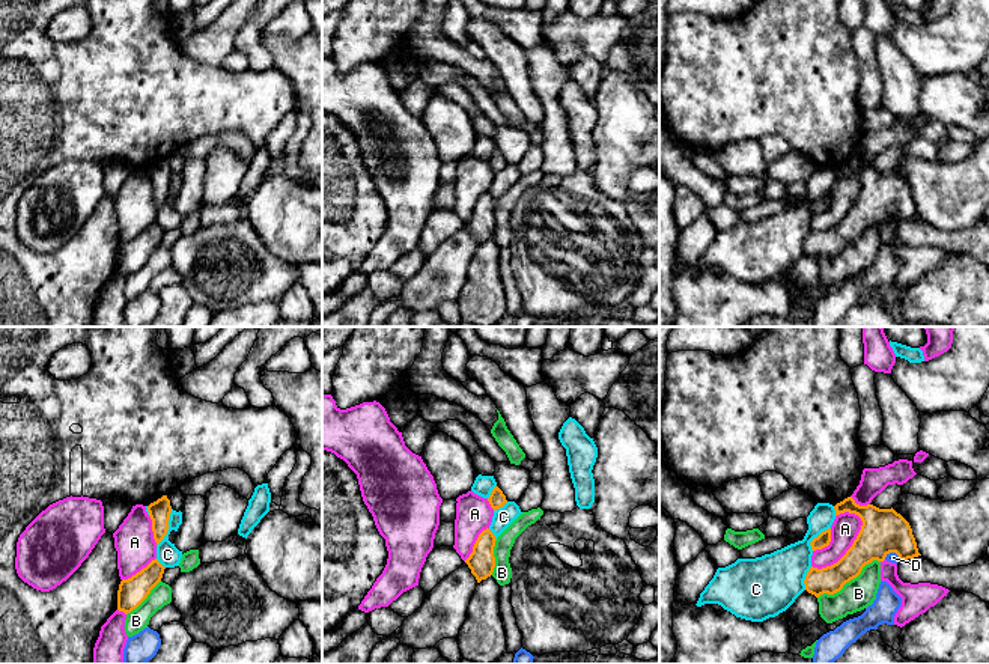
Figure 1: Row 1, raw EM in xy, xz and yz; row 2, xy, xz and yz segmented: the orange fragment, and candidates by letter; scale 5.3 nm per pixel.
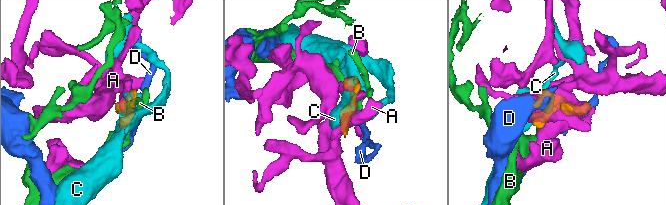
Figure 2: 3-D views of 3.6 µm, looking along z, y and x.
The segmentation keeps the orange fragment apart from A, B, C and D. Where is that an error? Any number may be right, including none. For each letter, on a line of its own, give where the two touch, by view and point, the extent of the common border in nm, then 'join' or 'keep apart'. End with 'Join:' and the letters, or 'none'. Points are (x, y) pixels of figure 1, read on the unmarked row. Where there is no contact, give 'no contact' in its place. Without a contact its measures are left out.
A: yz (848, 213) | 380 nm | keep apart
B: yz (849, 243) | 400 nm | keep apart
C: xy (167, 190) | 220 nm | keep apart
D: yz (893, 214) | 100 nm | keep apart
Join: none

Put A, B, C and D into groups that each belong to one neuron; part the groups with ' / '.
A / B / C / D

